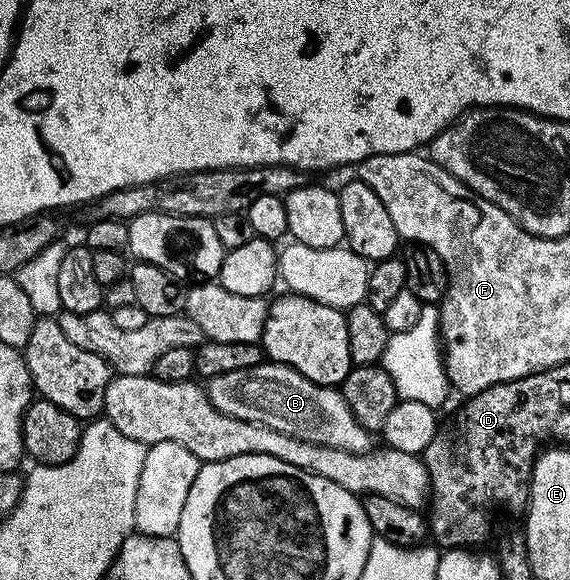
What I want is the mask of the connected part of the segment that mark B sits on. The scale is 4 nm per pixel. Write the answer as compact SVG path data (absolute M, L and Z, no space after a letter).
M268 360L259 366L209 378L206 393L214 408L226 416L256 422L295 438L330 448L342 448L346 452L363 454L373 449L373 435L358 424L339 389L314 384L298 371L278 362Z

